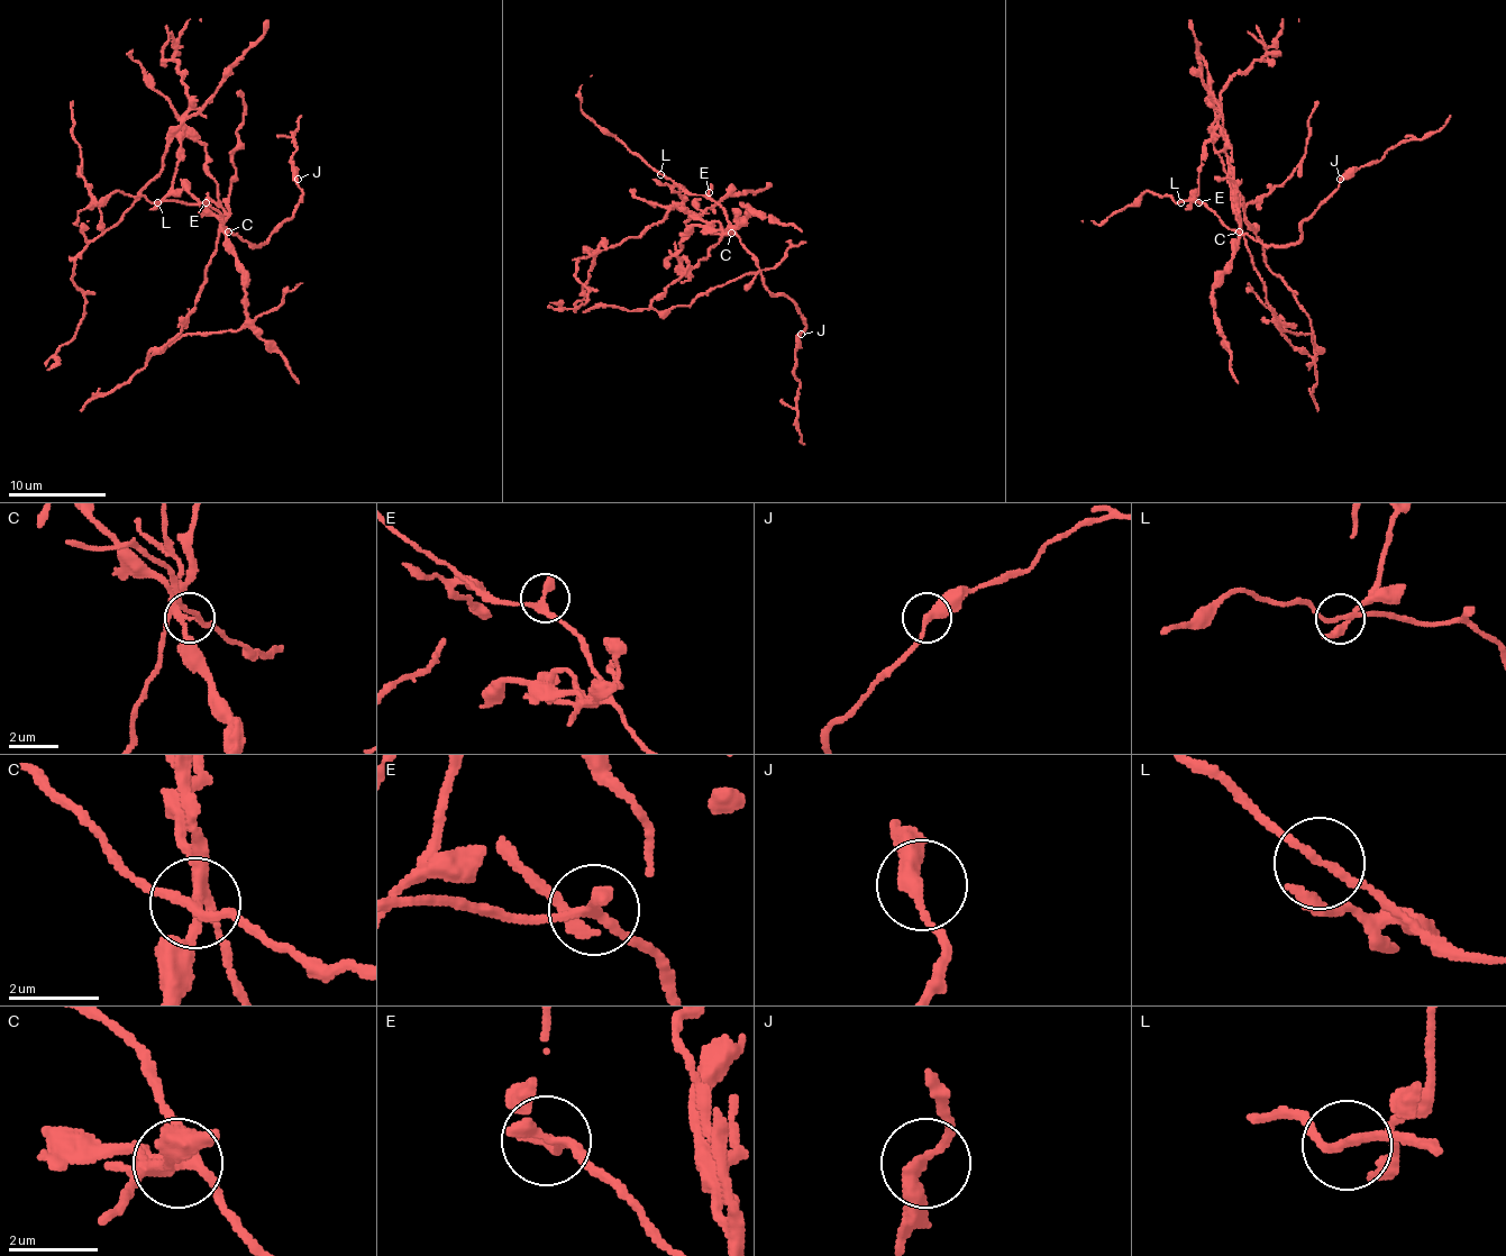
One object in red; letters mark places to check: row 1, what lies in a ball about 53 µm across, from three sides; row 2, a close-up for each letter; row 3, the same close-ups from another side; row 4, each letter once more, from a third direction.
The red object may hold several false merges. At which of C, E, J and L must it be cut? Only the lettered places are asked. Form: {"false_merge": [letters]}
{"false_merge": ["C", "L"]}

